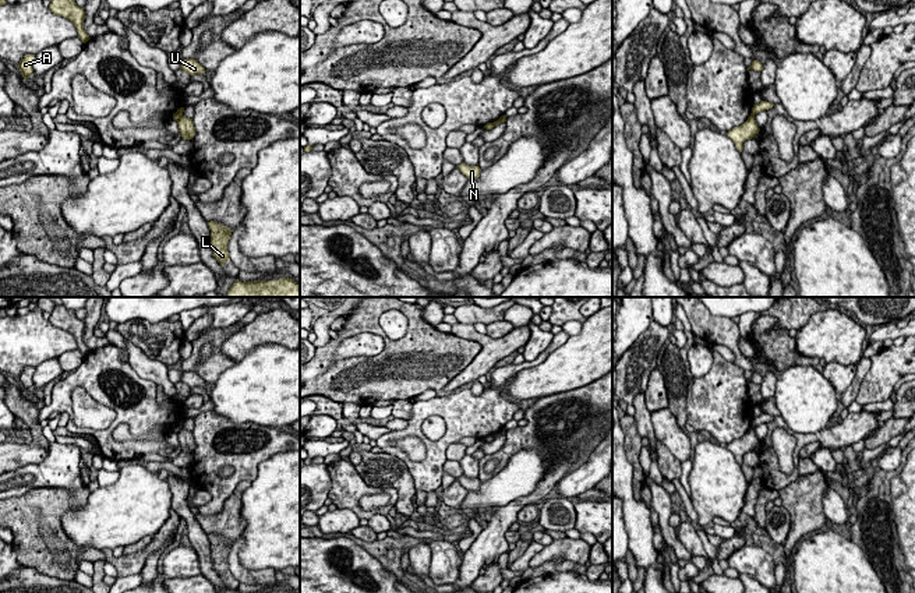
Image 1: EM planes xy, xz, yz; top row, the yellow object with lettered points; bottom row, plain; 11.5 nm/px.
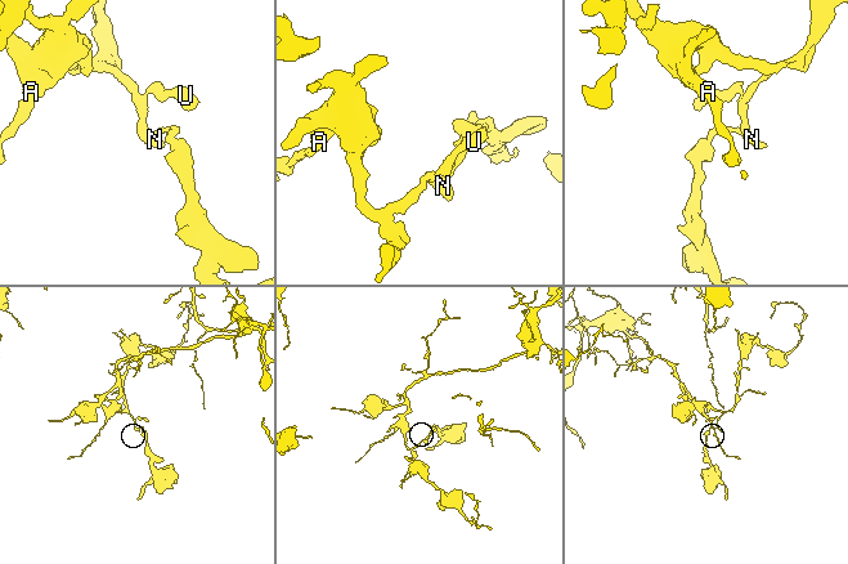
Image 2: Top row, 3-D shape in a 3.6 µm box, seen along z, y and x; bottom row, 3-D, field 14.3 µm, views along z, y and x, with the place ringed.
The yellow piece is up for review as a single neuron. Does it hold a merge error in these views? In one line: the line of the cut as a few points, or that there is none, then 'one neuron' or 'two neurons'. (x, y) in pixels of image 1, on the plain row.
yz (751, 426), (753, 430) | two neurons

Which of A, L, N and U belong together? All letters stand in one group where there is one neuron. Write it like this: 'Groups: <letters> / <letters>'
Groups: A N U / L

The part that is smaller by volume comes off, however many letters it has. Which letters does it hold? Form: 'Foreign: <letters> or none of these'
Foreign: L

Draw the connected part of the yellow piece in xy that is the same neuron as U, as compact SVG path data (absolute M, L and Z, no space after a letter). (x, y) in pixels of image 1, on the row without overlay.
M183 371L180 382L186 384L188 388L205 388L205 381L194 371Z

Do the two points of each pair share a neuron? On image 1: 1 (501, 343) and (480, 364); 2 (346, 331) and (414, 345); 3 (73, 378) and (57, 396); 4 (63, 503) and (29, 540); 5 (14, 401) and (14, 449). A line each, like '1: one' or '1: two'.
1: one
2: one
3: one
4: one
5: two

